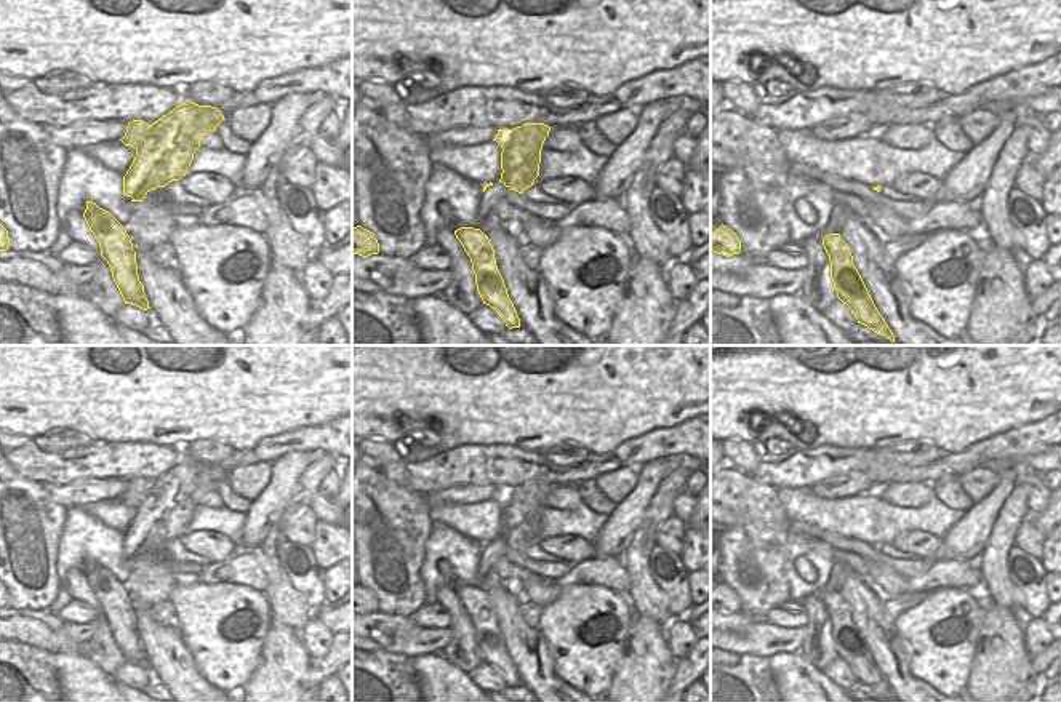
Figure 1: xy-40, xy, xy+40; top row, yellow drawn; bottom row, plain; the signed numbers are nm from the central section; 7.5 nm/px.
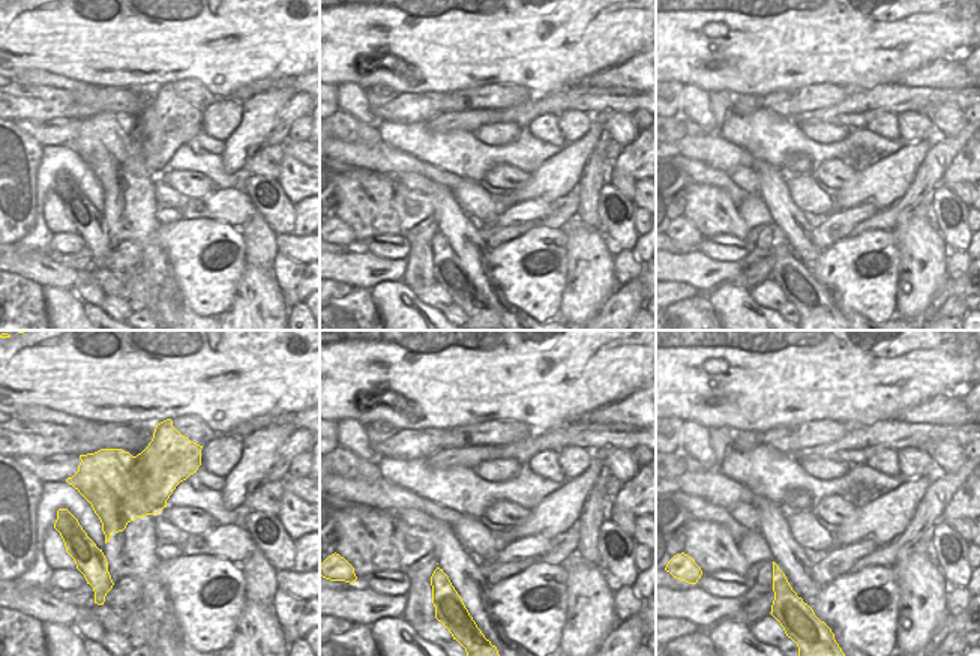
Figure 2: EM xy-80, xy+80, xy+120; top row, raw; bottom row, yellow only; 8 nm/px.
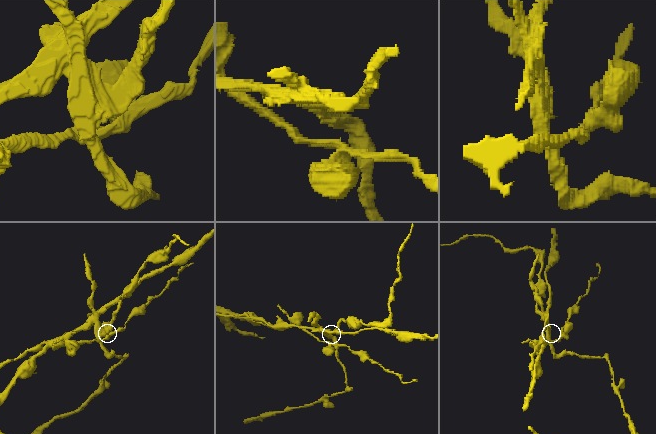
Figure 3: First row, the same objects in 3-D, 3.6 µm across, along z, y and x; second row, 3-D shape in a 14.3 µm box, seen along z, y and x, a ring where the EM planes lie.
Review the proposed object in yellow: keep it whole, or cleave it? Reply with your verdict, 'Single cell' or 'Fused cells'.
Fused cells.

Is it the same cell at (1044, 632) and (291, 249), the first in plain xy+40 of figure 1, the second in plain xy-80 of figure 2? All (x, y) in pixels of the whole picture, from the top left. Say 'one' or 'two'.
two

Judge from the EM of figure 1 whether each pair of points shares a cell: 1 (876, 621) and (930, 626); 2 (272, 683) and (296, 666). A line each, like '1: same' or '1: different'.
1: different
2: same

